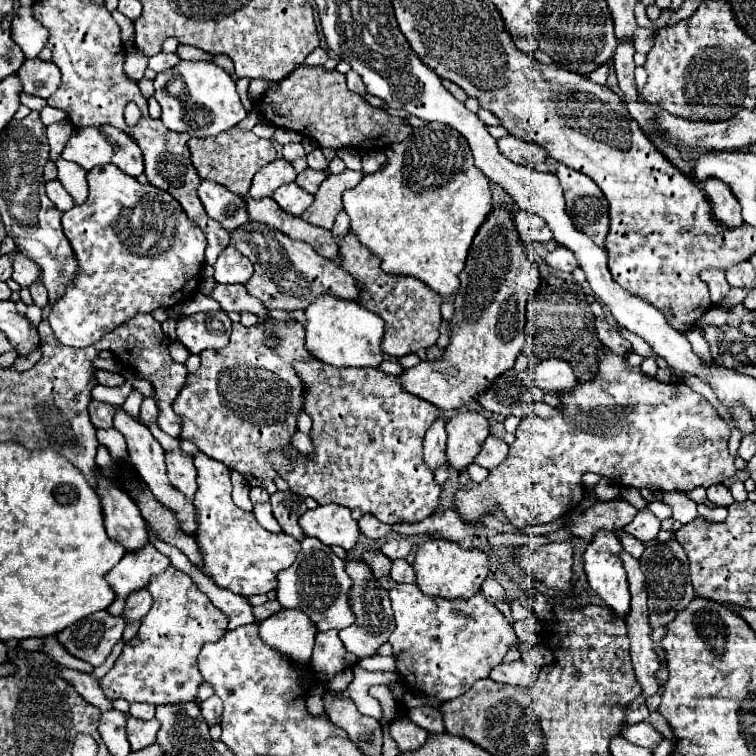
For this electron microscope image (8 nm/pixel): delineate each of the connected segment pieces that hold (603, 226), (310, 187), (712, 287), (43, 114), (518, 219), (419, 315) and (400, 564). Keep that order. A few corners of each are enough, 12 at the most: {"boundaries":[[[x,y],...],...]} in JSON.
{"boundaries":[[[561,163],[555,175],[573,225],[603,247],[609,203],[593,179]],[[305,169],[297,183],[307,193],[317,193],[325,171]],[[703,271],[701,279],[709,285],[711,301],[725,297],[731,285],[725,271]],[[47,105],[40,111],[46,127],[66,118],[65,111]],[[513,211],[515,227],[525,243],[553,239],[537,215]],[[351,229],[339,265],[359,305],[385,321],[383,353],[401,359],[437,343],[441,295],[387,275]],[[405,559],[393,561],[389,577],[413,583],[413,567]]]}

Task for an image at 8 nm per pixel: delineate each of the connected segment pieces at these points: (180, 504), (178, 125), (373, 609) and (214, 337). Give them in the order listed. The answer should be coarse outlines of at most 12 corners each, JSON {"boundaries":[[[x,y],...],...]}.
{"boundaries":[[[117,407],[129,459],[179,531],[195,535],[195,505],[165,473],[165,453],[149,429]],[[213,61],[155,77],[163,125],[215,137],[247,117]],[[359,559],[347,561],[355,623],[339,633],[357,659],[393,633],[389,591]],[[195,313],[177,321],[177,339],[193,355],[223,349],[231,321]]]}

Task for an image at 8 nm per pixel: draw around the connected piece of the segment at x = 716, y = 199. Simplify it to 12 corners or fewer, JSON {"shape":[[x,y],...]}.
{"shape":[[703,181],[711,215],[721,227],[743,225],[741,207],[725,183]]}

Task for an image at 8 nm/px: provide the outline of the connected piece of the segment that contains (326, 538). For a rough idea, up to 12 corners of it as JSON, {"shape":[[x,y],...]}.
{"shape":[[341,505],[309,509],[301,519],[307,537],[351,551],[359,525]]}

